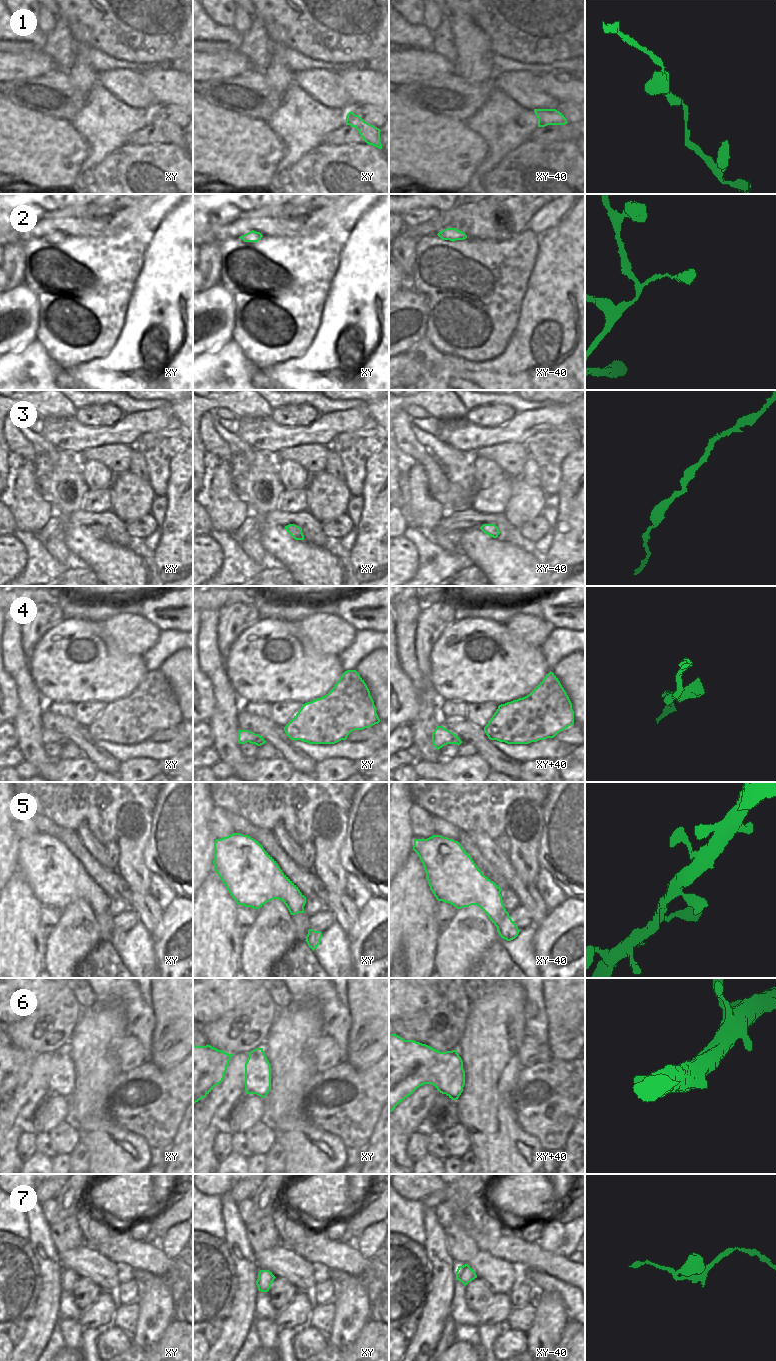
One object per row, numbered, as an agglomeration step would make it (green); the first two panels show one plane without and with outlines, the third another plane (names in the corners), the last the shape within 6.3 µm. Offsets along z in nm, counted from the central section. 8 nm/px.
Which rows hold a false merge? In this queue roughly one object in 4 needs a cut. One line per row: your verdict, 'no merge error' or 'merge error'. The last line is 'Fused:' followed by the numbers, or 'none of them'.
1: no merge error
2: no merge error
3: no merge error
4: no merge error
5: no merge error
6: no merge error
7: no merge error
Fused: none of them

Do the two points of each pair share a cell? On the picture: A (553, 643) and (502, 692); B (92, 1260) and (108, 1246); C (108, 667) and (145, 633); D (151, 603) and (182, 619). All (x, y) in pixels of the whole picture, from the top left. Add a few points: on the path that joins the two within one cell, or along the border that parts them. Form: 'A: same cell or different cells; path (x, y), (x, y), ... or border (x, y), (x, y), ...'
A: different cells; border (539, 648), (550, 669)
B: different cells; border (95, 1248), (120, 1266)
C: different cells; border (109, 635), (121, 651), (138, 653), (141, 656)
D: same cell; path (155, 613), (155, 616), (159, 619), (172, 621)

